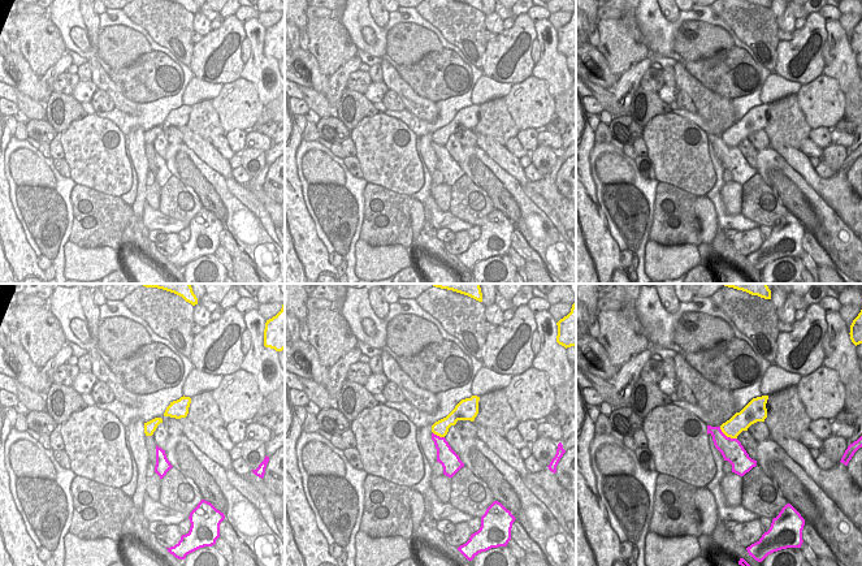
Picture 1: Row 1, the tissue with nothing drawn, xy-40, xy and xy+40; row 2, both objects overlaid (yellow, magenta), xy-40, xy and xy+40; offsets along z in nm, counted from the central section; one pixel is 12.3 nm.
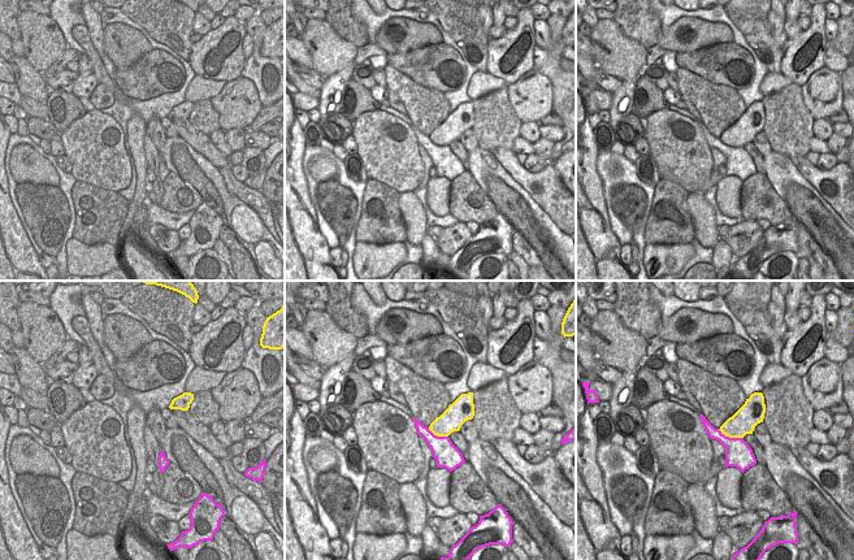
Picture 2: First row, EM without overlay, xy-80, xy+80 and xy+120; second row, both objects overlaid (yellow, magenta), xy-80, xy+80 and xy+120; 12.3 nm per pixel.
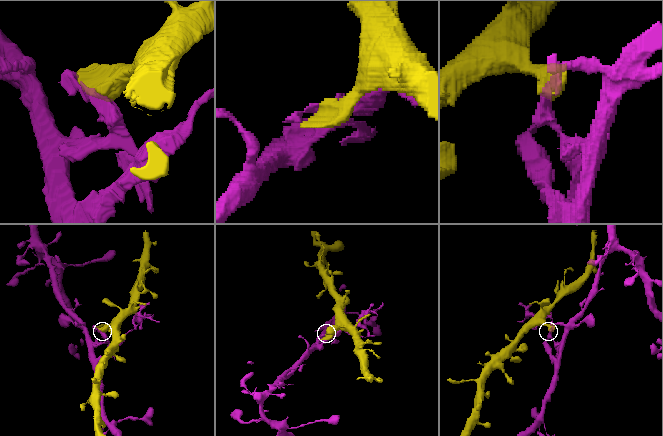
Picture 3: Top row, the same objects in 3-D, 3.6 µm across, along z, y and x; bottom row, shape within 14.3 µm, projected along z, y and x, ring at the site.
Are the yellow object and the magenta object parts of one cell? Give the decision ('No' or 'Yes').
No

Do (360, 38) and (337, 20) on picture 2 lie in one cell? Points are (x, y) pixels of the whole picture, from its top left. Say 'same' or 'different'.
same

